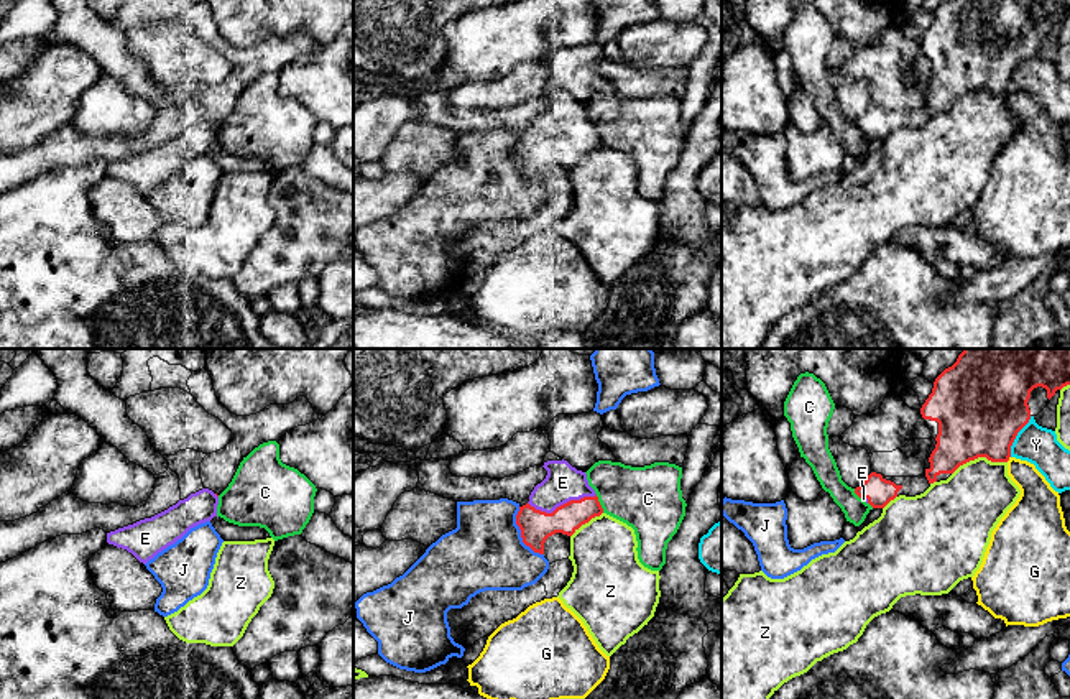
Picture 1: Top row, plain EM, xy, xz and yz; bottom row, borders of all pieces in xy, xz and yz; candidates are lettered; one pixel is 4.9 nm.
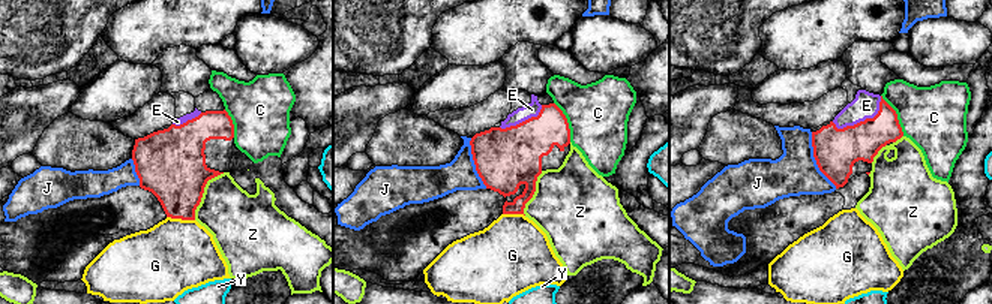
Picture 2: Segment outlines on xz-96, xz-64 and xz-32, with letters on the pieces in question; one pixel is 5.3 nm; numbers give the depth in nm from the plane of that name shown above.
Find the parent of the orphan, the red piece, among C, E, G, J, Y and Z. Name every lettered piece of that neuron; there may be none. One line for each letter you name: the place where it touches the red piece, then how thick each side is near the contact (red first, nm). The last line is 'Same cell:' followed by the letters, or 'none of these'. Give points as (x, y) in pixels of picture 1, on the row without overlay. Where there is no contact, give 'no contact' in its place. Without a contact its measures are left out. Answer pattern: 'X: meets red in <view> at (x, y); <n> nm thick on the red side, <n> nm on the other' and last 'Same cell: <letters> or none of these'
E: meets red in xz at (561, 137); 160 nm thick on the red side, 180 nm on the other
Same cell: E

